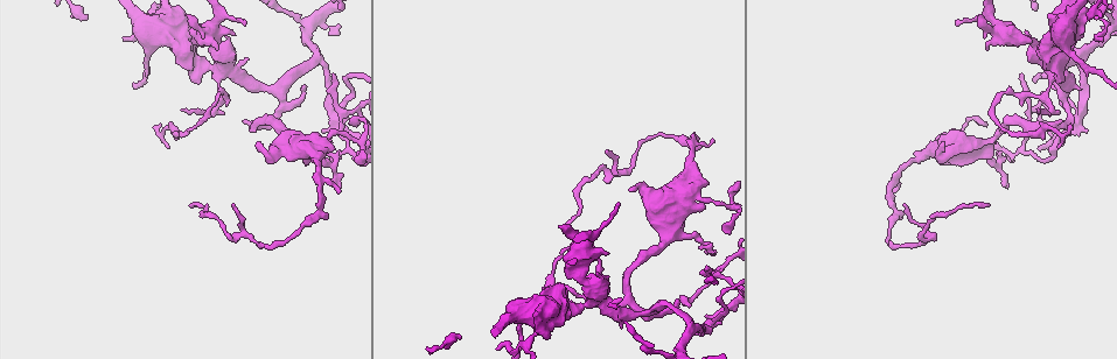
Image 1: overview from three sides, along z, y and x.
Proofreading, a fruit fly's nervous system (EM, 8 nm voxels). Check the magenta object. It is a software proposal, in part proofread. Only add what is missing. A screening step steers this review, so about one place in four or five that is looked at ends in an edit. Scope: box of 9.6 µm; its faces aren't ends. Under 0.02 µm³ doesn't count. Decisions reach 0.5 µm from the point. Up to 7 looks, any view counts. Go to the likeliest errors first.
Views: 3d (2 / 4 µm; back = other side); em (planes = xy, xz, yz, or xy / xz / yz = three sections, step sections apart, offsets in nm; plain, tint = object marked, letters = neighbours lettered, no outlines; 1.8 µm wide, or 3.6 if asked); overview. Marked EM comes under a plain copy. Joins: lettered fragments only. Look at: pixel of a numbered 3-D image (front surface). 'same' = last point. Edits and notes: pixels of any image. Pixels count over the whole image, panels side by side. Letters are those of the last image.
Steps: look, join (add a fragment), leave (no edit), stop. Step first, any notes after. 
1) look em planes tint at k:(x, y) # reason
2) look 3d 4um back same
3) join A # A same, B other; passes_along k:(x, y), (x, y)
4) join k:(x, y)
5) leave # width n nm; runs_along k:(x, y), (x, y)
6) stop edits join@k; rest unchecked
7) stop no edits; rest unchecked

look em planes letters at 1:(342, 131) # thick turns thin

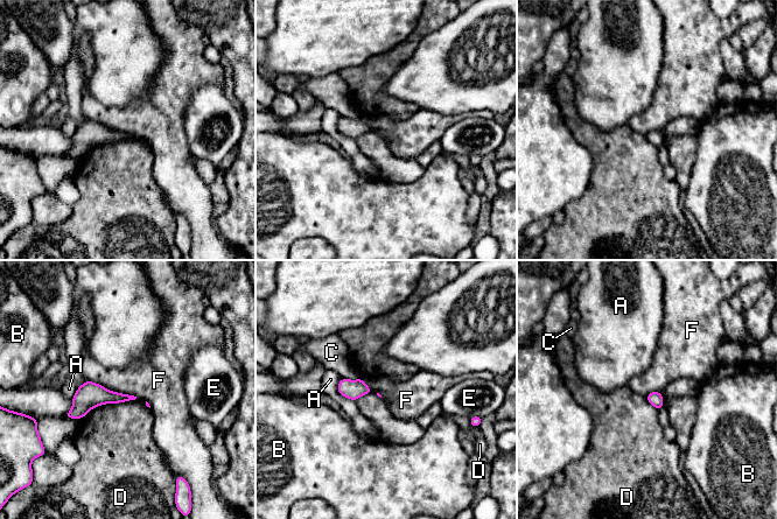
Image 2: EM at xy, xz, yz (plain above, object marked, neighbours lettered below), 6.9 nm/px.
leave # width 70 nm; A other, B other, C other, D other, E other, F other; border 2:(88, 379), (111, 391), (137, 397); no lettered fragment goes on from it

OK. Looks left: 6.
look 3d 2um at 1:(161, 125) # an open end

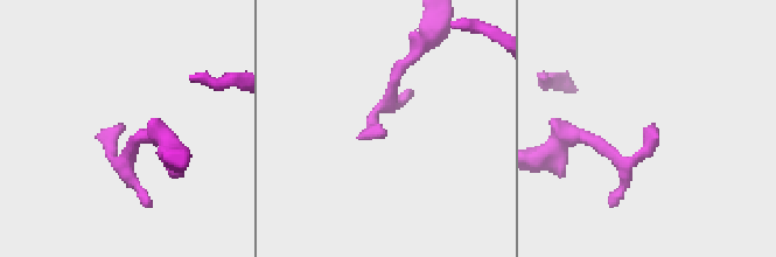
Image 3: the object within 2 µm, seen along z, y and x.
look em 3.6um xy step 8 letters at 3:(382, 136)

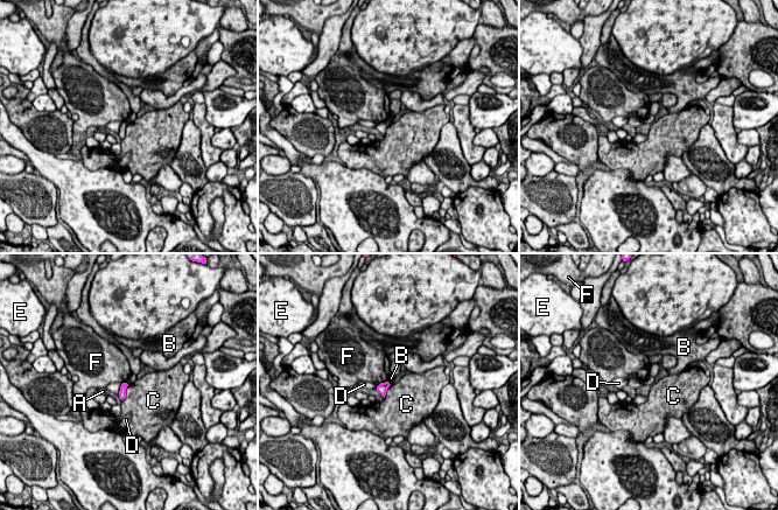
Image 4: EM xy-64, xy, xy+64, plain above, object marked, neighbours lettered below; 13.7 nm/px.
look em 3.6um planes letters same

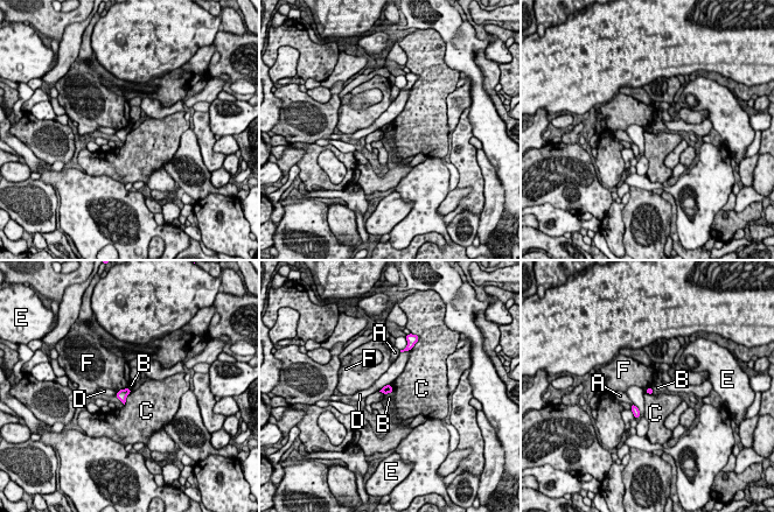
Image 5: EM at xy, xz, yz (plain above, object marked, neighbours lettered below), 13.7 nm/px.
leave # width 90 nm; A other, B other, C other, D other, E other, F other; border 5:(391, 392), (384, 394); none of them fits

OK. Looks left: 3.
look em xy step 16 letters at 1:(306, 86)

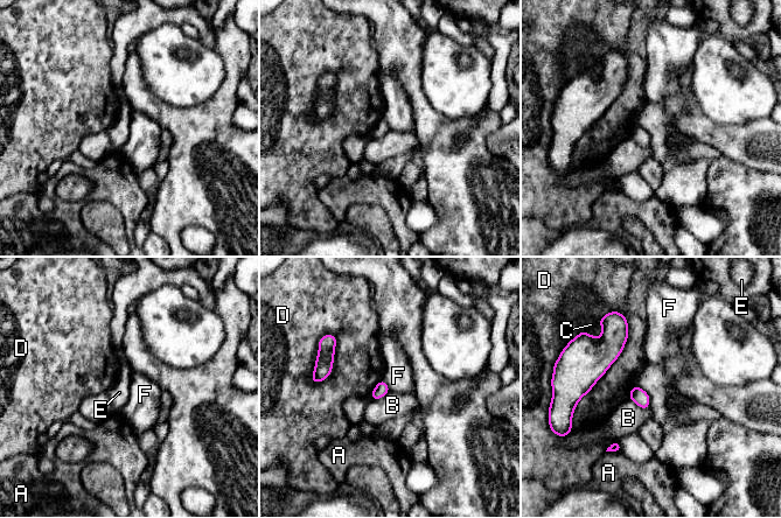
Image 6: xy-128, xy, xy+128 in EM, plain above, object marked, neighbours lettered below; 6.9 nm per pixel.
look em xz step 16 letters same # another direction

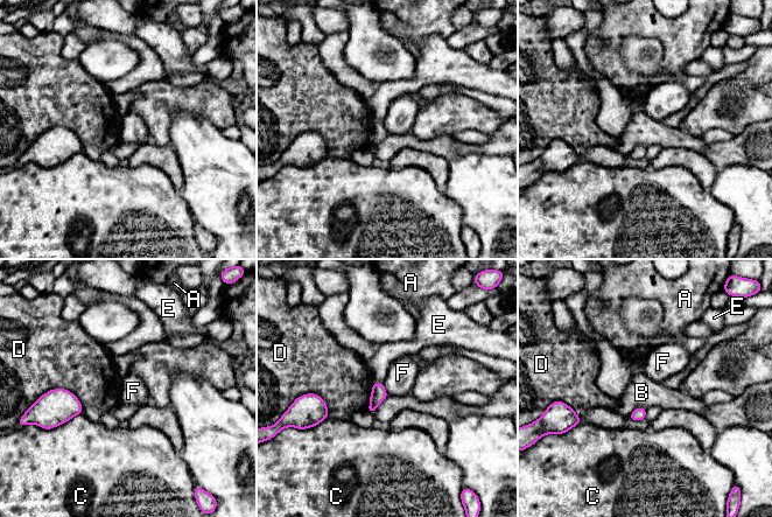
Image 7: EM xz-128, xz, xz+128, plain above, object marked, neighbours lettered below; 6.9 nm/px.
leave # longest_contact D 300 nm; A other, B other, C other, D other, E other, F other; border 7:(383, 383), (388, 395); none of them fits

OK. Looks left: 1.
stop no edits; rest unchecked

